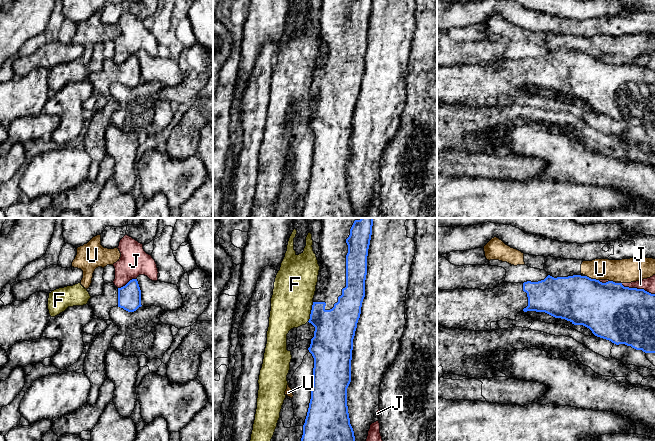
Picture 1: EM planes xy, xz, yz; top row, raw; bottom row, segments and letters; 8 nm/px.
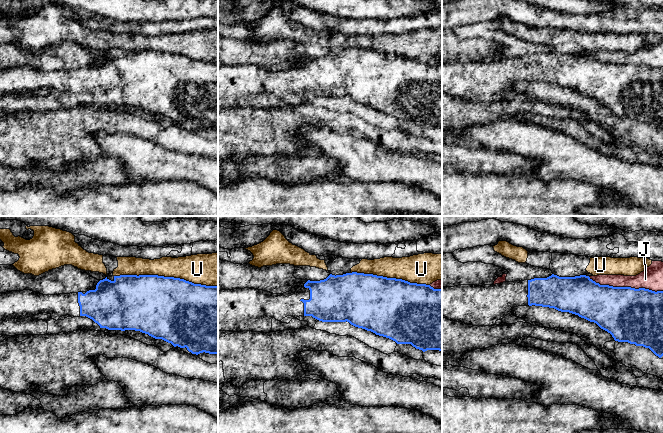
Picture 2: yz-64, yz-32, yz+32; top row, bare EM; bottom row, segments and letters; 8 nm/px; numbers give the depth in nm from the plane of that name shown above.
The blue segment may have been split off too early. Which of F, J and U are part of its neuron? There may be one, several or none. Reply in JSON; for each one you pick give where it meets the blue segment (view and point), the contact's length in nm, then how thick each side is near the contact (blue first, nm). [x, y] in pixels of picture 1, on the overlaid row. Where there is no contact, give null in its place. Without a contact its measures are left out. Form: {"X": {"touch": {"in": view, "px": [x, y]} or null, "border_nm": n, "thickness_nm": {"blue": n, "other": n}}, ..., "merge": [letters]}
{"merge": []}

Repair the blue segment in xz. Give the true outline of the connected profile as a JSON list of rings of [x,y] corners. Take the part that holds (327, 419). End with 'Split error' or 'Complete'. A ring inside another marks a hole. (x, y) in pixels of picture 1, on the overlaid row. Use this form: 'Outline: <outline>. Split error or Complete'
Outline: [[[322,218],[319,252],[318,282],[313,298],[309,323],[315,327],[309,352],[314,358],[311,399],[301,441],[355,441],[347,406],[347,388],[351,382],[353,339],[365,297],[367,256],[370,245],[373,218]]]. Split error

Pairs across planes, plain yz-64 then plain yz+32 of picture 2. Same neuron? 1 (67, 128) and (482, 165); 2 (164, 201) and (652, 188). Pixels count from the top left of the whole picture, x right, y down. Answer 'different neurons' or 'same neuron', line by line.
1: different neurons
2: different neurons

